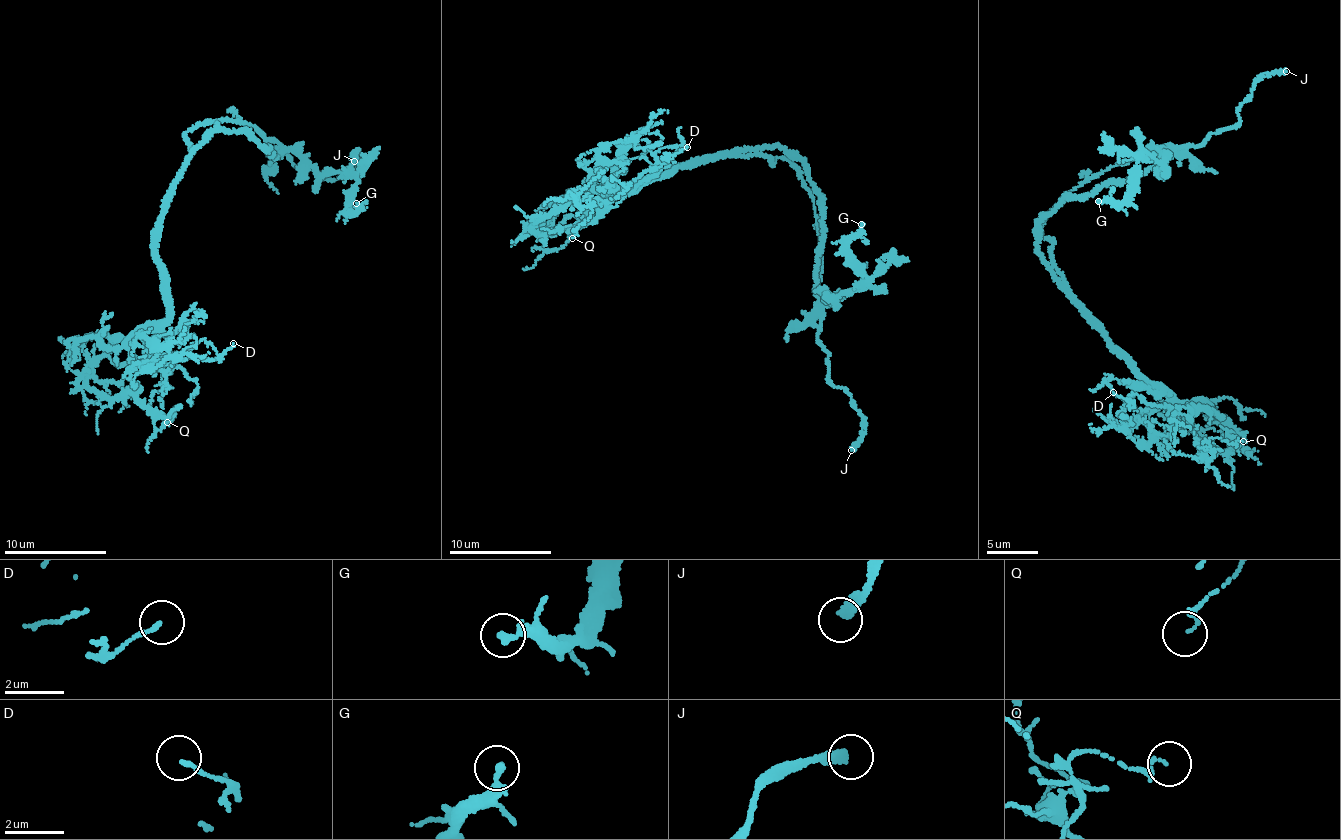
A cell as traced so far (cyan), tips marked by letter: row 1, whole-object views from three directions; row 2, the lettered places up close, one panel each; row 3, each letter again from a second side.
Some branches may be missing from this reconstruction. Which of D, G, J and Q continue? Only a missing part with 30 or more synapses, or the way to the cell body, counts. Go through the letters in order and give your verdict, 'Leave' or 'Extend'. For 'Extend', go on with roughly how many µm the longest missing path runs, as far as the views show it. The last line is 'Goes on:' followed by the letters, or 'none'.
D: Leave
G: Leave
J: Extend. Missing length about 20 µm
Q: Leave
Goes on: J

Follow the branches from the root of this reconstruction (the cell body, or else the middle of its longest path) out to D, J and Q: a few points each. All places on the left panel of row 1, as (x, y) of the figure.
D: (170, 195), (157, 259), (171, 300), (141, 338), (155, 356), (203, 339), (220, 354), (233, 343)
J: (170, 195), (195, 147), (217, 131), (245, 134), (278, 159), (285, 154), (327, 180), (363, 160), (354, 161)
Q: (170, 195), (157, 250), (167, 316), (112, 344), (86, 380), (167, 418), (174, 408), (167, 422)

